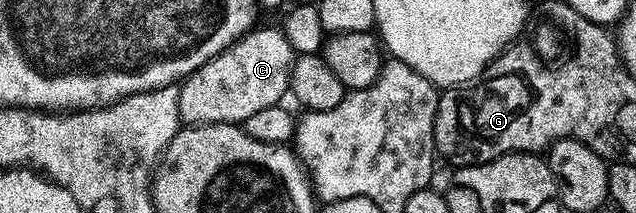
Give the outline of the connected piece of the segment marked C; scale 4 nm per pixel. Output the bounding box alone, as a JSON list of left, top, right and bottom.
[179,27,295,127]

